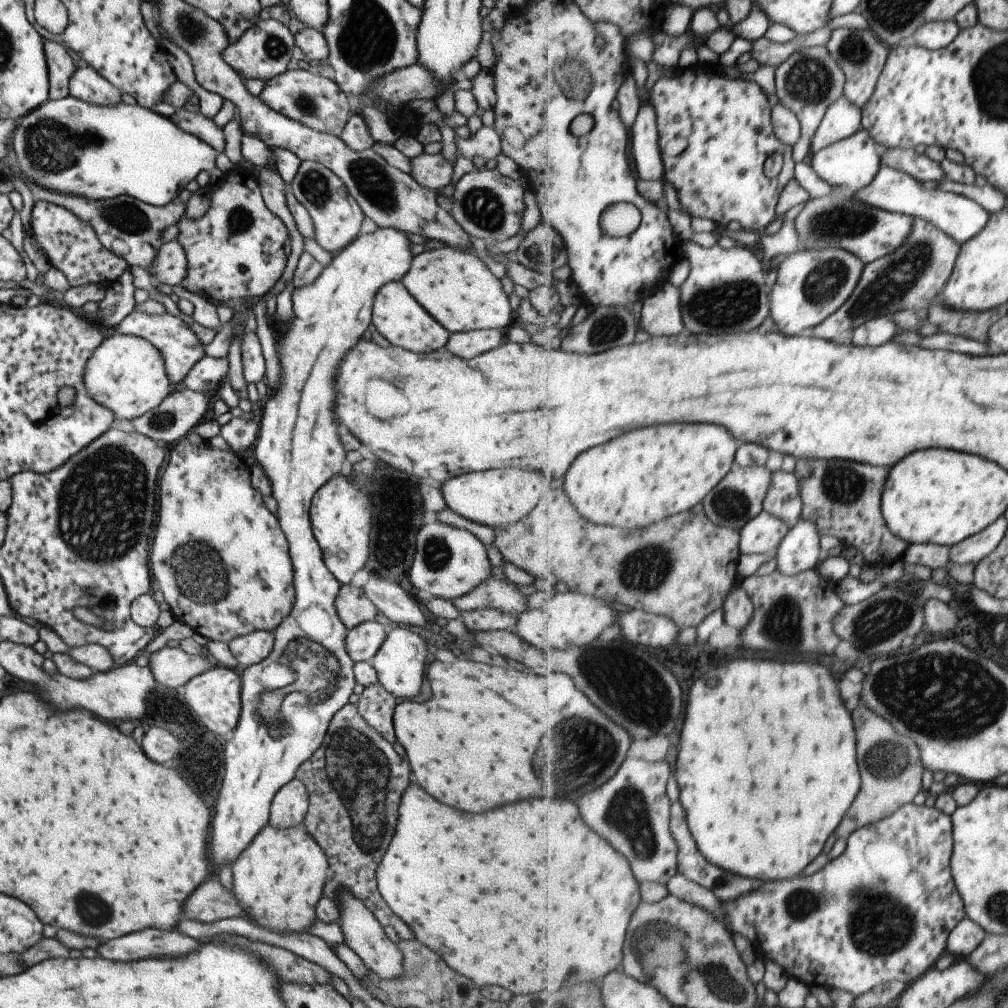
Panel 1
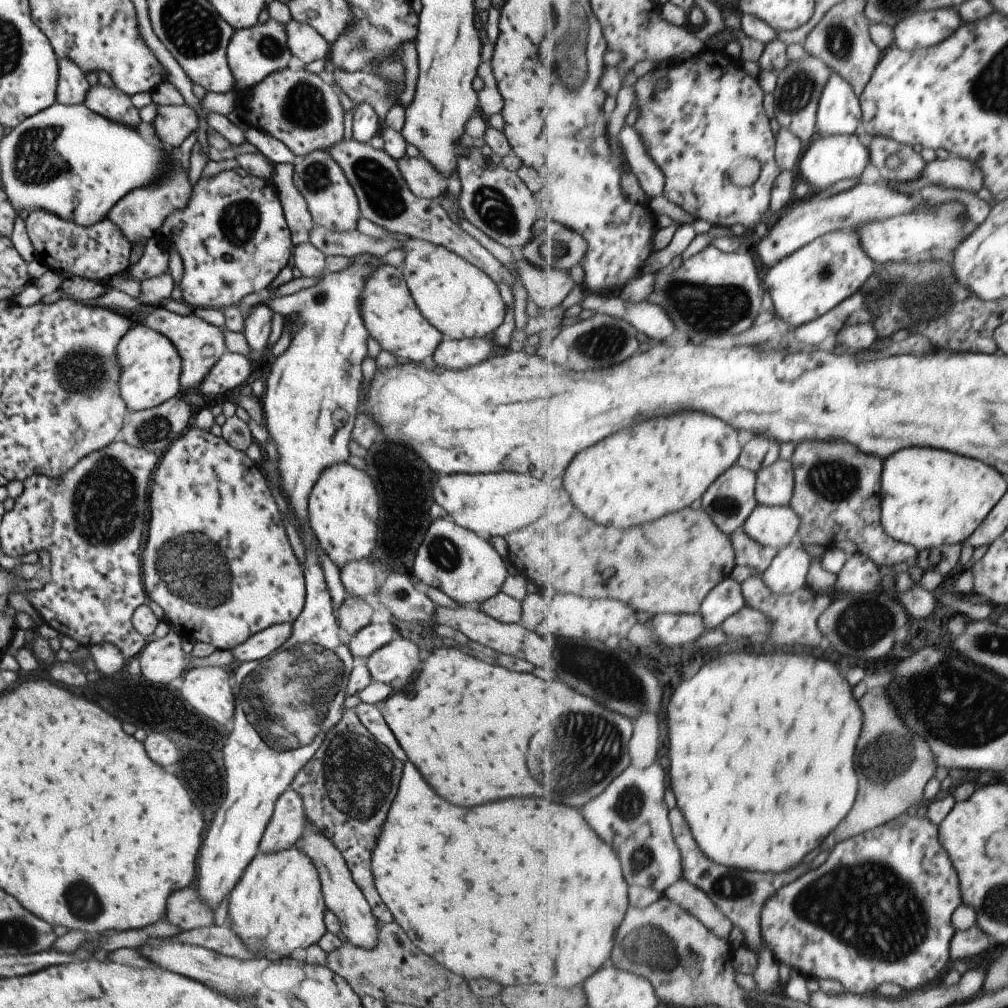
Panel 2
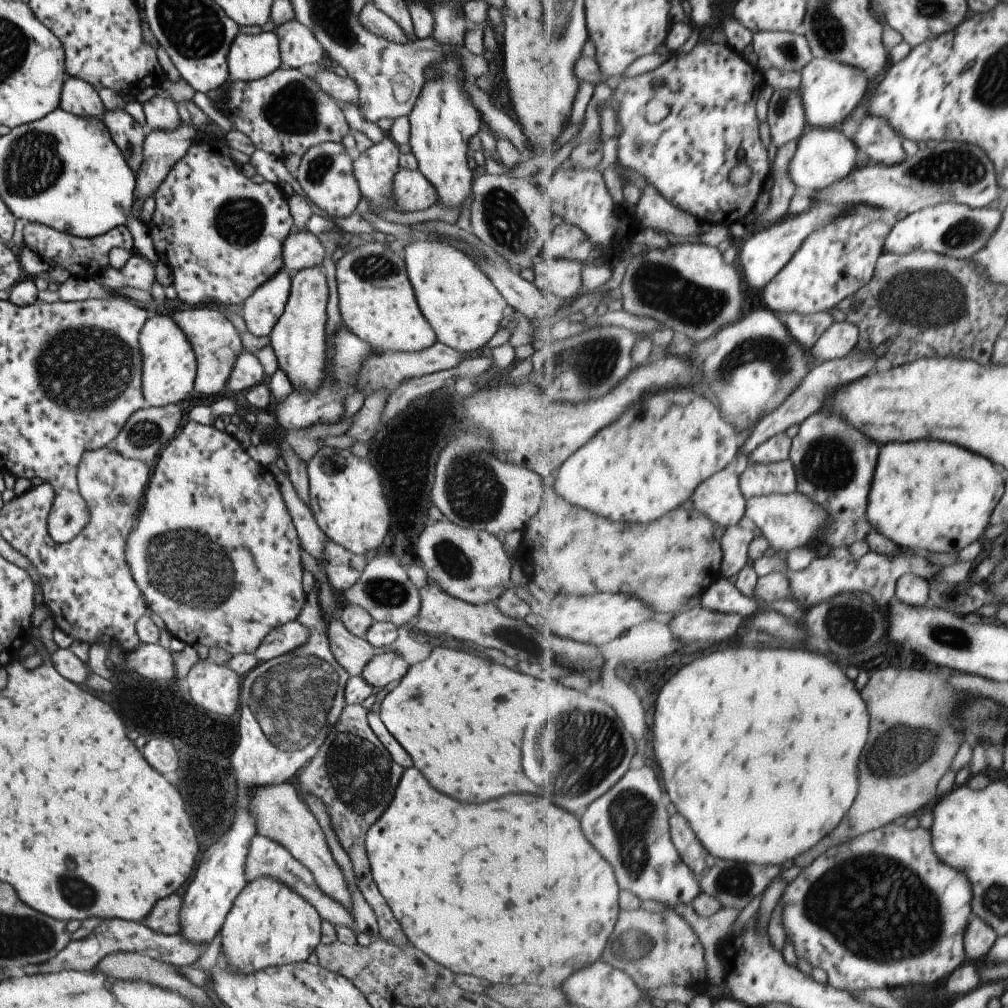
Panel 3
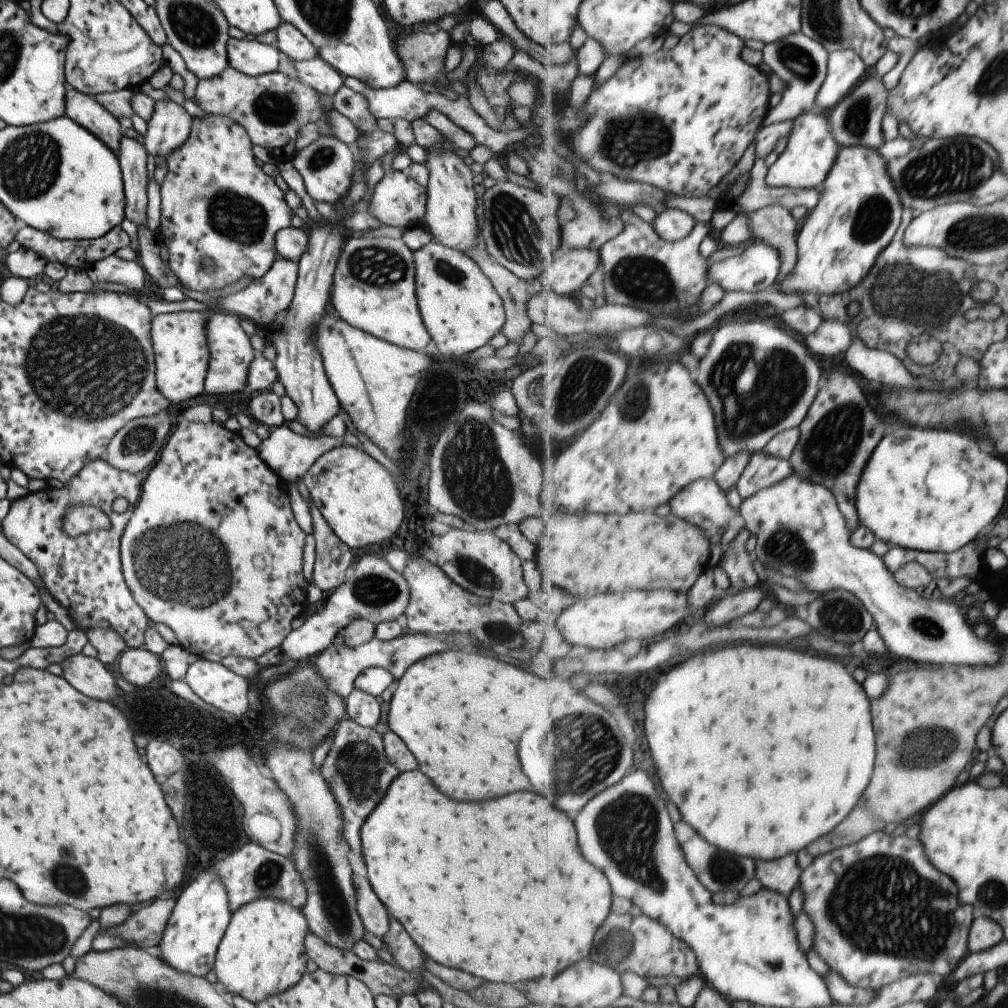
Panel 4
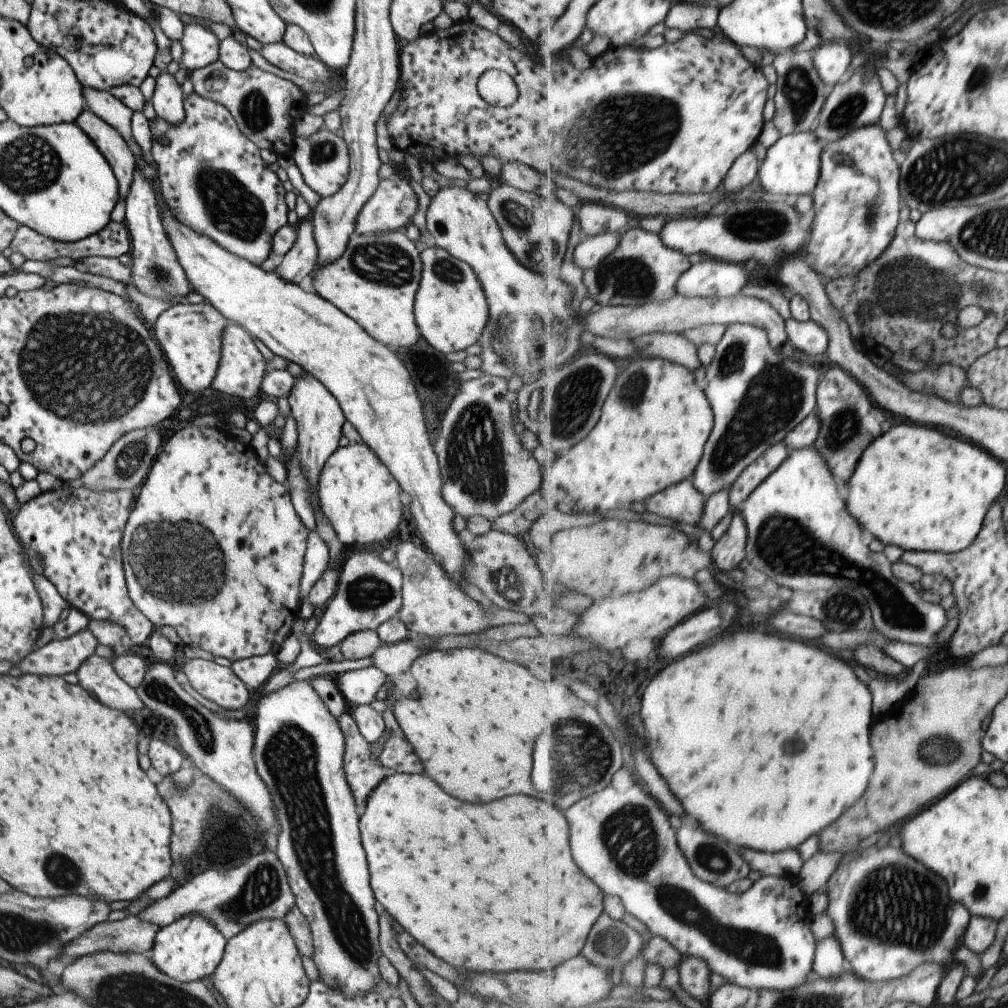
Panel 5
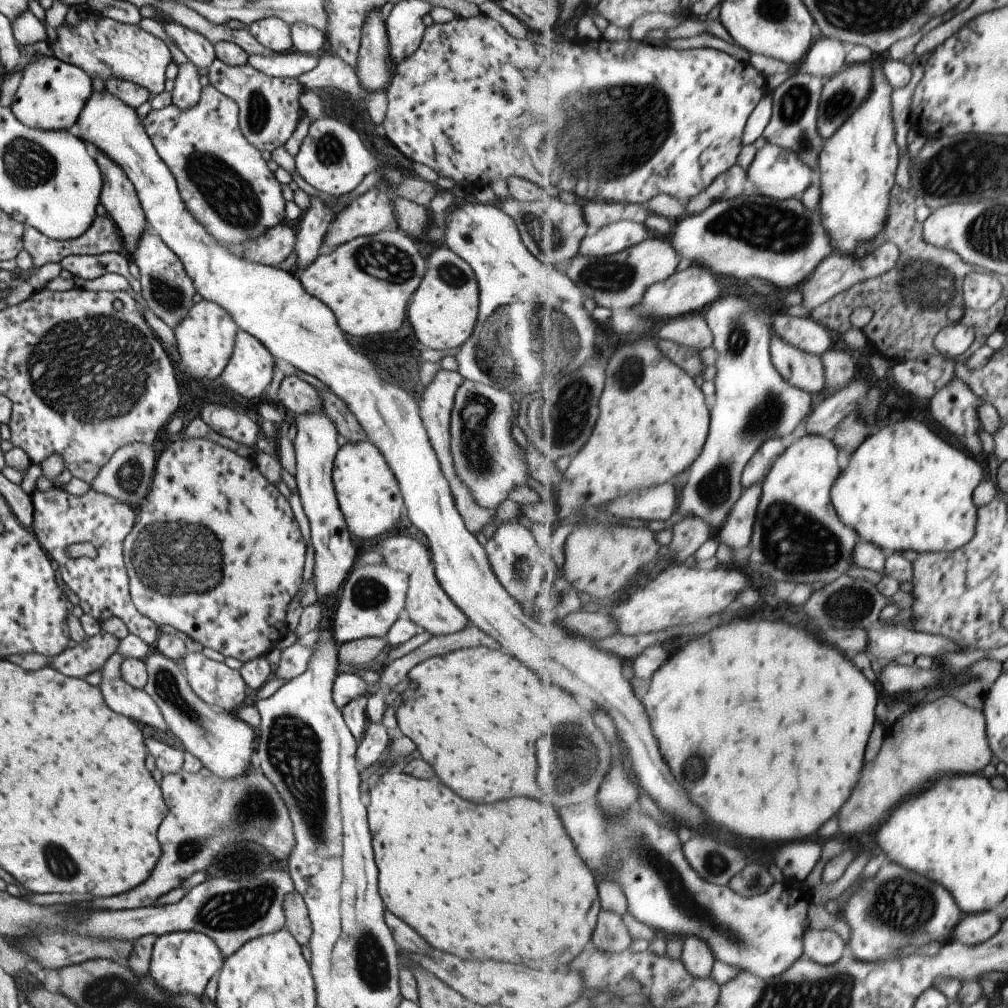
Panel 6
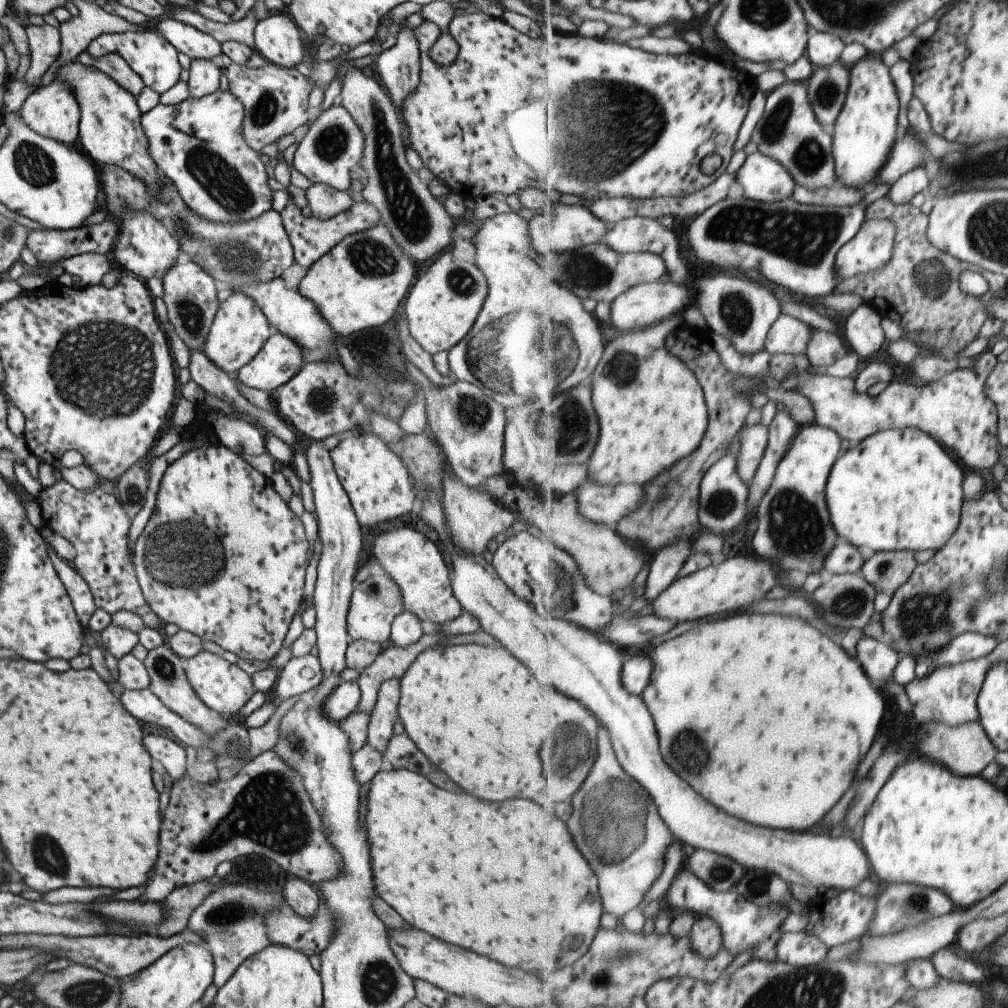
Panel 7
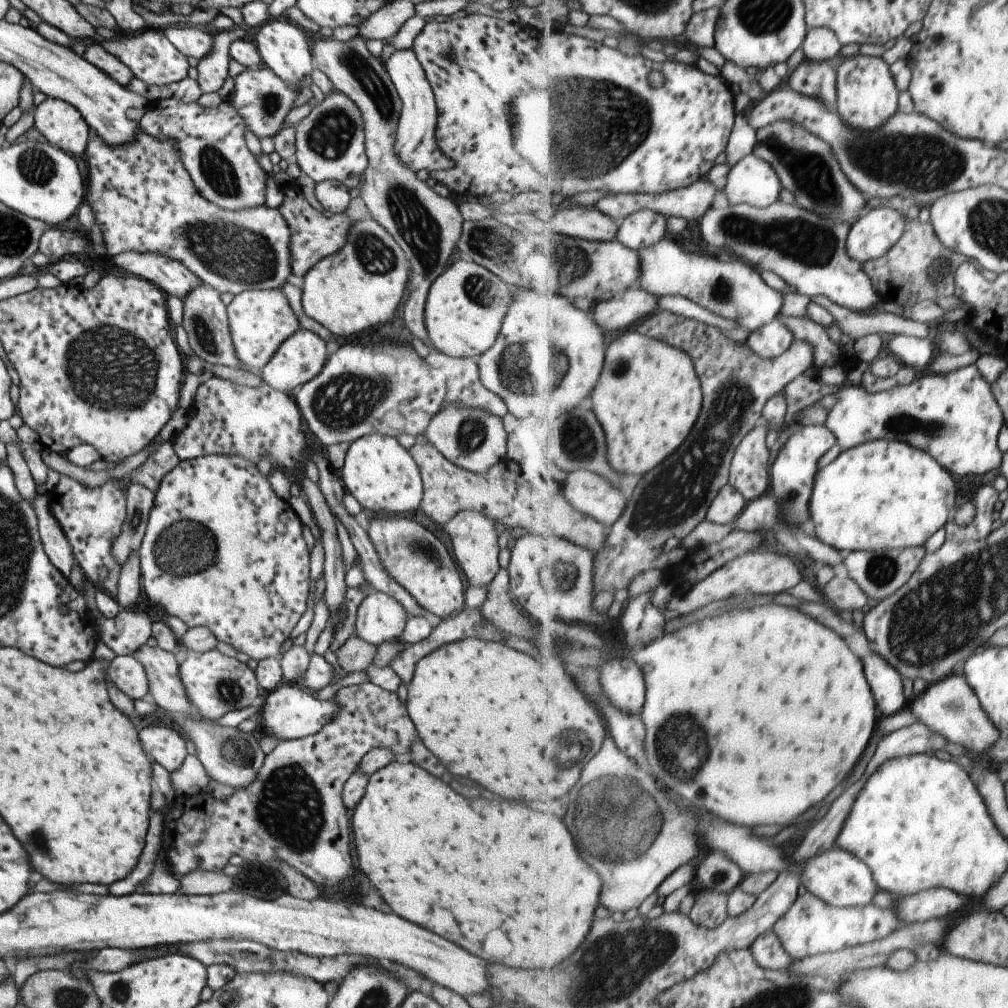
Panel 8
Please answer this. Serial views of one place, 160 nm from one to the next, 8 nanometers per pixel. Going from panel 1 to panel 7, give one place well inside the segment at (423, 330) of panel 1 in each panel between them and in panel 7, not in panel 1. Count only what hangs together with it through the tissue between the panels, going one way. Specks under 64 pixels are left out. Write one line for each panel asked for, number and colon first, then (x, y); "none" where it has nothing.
2: (390, 317)
3: (376, 302)
4: (372, 288)
5: (374, 281)
6: (366, 283)
7: (359, 283)

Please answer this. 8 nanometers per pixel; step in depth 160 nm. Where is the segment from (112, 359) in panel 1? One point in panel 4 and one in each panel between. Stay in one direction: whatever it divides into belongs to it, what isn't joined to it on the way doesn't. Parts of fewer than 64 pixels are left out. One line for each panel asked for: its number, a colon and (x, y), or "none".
2: (149, 367)
3: (168, 364)
4: (179, 344)

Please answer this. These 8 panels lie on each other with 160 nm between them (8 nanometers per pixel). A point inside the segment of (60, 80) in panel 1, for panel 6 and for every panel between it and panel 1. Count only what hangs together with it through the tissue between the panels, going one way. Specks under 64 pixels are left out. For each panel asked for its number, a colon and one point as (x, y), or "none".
2: (71, 86)
3: (77, 97)
4: (82, 109)
5: (111, 146)
6: (117, 195)

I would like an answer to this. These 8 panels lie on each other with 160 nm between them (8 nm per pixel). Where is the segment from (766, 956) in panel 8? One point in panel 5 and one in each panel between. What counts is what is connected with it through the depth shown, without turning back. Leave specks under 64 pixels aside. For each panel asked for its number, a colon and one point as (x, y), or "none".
5: (830, 962)
6: (825, 947)
7: (801, 949)

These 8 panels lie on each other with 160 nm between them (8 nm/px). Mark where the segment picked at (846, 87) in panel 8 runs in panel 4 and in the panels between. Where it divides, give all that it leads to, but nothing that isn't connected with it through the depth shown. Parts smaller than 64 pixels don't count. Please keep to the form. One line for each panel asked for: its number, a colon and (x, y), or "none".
4: (856, 218)
5: (857, 202)
6: (859, 163)
7: (865, 132)

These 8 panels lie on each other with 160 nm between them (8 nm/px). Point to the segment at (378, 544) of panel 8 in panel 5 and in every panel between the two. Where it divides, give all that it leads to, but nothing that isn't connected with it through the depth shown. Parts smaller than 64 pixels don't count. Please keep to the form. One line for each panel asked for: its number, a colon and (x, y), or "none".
5: (432, 605)
6: (426, 604)
7: (413, 562)

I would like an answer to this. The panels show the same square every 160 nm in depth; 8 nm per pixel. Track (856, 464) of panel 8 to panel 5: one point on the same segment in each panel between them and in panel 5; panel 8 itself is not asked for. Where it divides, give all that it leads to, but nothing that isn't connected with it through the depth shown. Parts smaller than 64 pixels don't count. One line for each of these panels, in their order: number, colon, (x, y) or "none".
5: (933, 492)
6: (905, 488)
7: (898, 490)

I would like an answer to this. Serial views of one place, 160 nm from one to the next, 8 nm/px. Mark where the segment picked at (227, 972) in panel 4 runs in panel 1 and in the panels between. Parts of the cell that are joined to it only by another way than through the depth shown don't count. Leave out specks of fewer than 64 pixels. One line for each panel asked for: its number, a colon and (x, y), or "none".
1: (278, 879)
2: (277, 906)
3: (268, 925)

